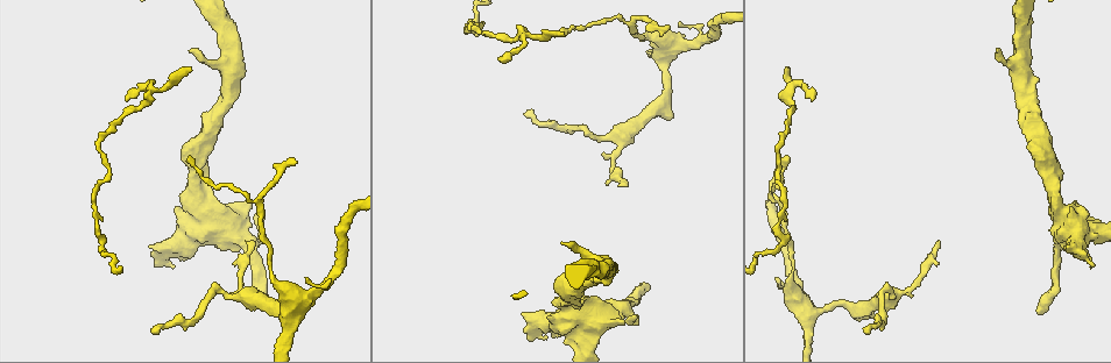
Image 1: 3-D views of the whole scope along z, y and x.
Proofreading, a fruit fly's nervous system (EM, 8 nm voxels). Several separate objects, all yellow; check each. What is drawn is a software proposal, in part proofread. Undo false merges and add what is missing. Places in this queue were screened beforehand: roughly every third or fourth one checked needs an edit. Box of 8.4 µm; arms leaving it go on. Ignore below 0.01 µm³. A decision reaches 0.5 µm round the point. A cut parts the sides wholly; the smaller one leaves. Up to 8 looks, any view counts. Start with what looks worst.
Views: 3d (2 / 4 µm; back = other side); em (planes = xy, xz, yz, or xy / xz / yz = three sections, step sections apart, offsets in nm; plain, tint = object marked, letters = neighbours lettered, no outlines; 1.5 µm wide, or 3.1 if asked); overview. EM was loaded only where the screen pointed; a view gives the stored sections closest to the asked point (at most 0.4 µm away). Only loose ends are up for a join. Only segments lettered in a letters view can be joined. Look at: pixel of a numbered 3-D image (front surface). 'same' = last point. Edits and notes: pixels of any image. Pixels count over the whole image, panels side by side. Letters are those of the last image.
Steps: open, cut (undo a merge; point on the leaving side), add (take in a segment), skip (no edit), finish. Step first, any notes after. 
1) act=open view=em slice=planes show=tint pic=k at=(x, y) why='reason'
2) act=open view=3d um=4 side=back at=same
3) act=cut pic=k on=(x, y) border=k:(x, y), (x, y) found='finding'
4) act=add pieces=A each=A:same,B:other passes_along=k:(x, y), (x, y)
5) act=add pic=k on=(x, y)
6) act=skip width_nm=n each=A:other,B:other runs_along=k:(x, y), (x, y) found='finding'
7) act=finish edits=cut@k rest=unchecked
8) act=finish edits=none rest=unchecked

act=open view=3d um=2 pic=1 at=(1038, 312)

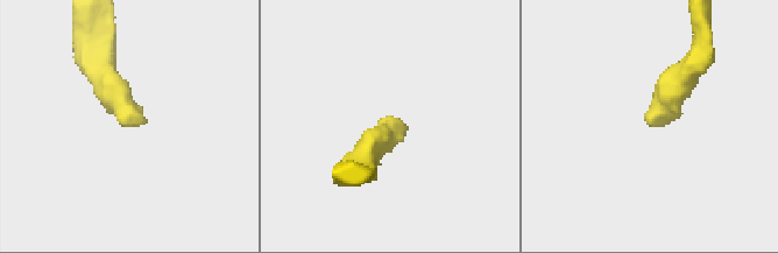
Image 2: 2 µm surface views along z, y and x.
act=open view=em slice=planes show=letters pic=2 at=(144, 122)

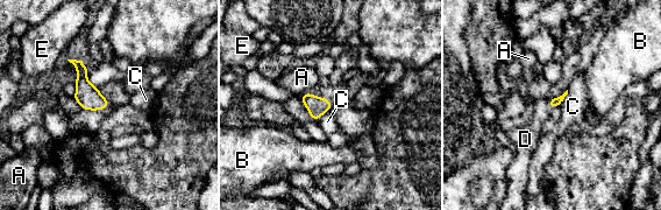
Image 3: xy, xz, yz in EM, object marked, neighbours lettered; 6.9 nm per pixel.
act=add pieces=D each=A:other,B:other,C:other,D:same,E:other passes_along=3:(317, 106), (320, 97), (332, 92) found='the neuron continues'

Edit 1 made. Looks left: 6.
act=open view=3d um=4 pic=1 at=(1097, 234) why='stops while still wide'

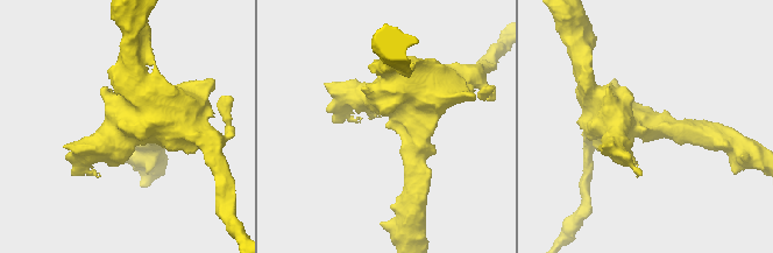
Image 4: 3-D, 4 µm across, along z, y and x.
act=open view=em slice=xy step=4 show=tint pic=4 at=(386, 126)

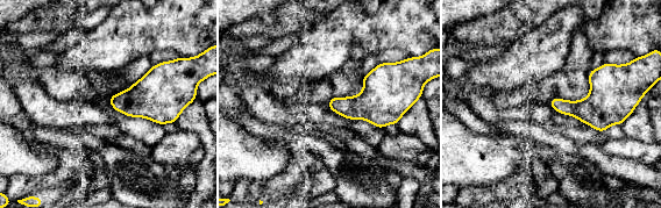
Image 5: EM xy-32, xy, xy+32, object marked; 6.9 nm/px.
act=open view=em slice=planes show=letters at=same why='cut it another way'

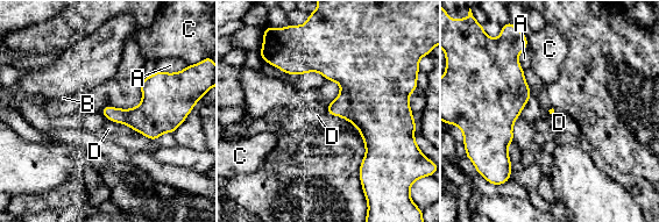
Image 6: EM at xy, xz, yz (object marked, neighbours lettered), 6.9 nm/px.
act=skip each=A:other,B:other,C:other,D:other border=6:(326, 109), (349, 121), (363, 141) found='no lettered segment goes on from it'

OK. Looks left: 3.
act=open view=em slice=xz step=4 show=letters pic=1 at=(623, 186) why='branch stops here'

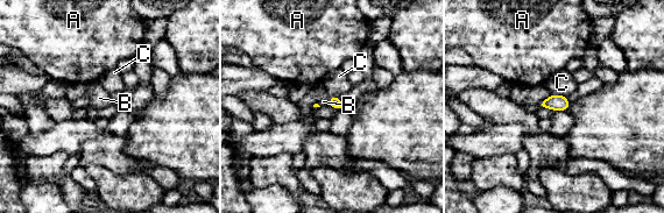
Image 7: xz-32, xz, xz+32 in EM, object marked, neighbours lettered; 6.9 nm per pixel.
act=open view=em slice=planes show=letters at=same why='cut it another way'

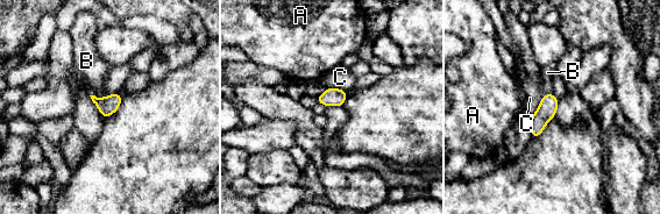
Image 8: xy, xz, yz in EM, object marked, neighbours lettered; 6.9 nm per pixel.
act=skip longest_contact=C:180nm each=A:other,B:other,C:other border=8:(551, 92), (543, 95) found='no lettered segment goes on from it'

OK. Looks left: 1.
act=finish edits=add@3 rest=unchecked

